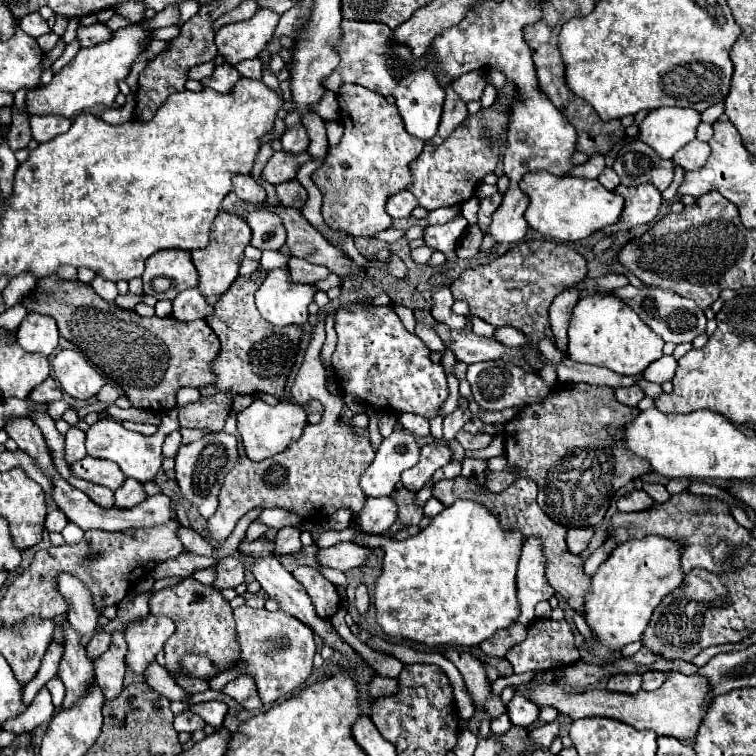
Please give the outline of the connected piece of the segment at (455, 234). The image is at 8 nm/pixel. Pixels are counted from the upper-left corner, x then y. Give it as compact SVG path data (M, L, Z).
M458 216L452 222L444 226L426 226L424 228L424 244L442 252L446 256L446 262L456 262L456 244L464 236L468 228L466 218Z

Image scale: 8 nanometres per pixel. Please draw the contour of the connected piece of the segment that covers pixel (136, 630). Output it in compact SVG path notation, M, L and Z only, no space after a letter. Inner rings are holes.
M148 614L142 620L130 622L126 628L128 654L126 664L132 672L142 674L150 662L154 662L156 654L162 650L164 642L174 634L174 622L166 616Z

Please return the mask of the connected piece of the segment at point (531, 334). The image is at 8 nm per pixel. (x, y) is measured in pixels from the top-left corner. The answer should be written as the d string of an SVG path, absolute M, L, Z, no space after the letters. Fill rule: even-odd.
M528 240L486 266L464 270L450 284L450 290L454 292L456 300L468 302L470 316L476 316L496 328L512 326L528 338L528 346L538 346L540 340L554 342L548 322L548 308L554 296L584 280L586 270L586 258L576 250L548 240Z

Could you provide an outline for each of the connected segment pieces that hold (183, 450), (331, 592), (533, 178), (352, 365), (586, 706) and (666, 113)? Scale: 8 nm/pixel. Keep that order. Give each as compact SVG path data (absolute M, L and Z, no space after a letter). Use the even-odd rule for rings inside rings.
M210 432L192 444L182 444L178 450L176 480L178 480L180 492L182 492L184 500L188 500L192 506L196 506L204 518L210 518L218 508L218 492L222 488L222 482L224 482L226 474L234 468L234 462L238 460L236 444L238 442L232 434Z
M298 566L292 576L302 584L302 588L306 590L306 594L310 596L314 610L318 612L318 616L322 620L330 620L338 606L340 606L340 596L338 590L332 582L328 582L318 568L308 568L308 566Z
M530 172L522 180L522 190L530 198L530 206L524 214L530 228L544 238L558 242L576 242L620 220L624 198L606 190L598 180L576 176L552 176L550 172Z
M352 306L352 308L340 308L336 312L336 332L338 332L338 344L332 354L332 366L338 378L338 384L344 392L356 394L364 400L366 406L378 406L378 408L392 408L386 412L414 412L426 418L434 418L440 414L440 406L448 398L448 382L442 364L434 364L428 356L430 350L424 346L424 342L410 334L398 314L390 306Z
M666 672L666 682L654 690L654 692L644 692L640 690L638 694L622 694L622 692L610 692L610 690L586 690L586 692L568 692L564 690L558 682L550 684L536 684L536 682L524 682L514 688L514 692L524 694L534 702L538 708L552 706L560 714L570 716L572 720L580 718L592 718L592 716L602 716L602 718L612 718L620 720L624 724L630 724L638 730L654 730L658 736L674 736L674 738L688 738L694 740L706 710L702 710L704 696L708 694L710 686L708 680L692 674L680 674L680 672Z
M692 108L650 110L640 122L640 140L654 148L662 158L672 158L684 144L696 138L700 112Z

